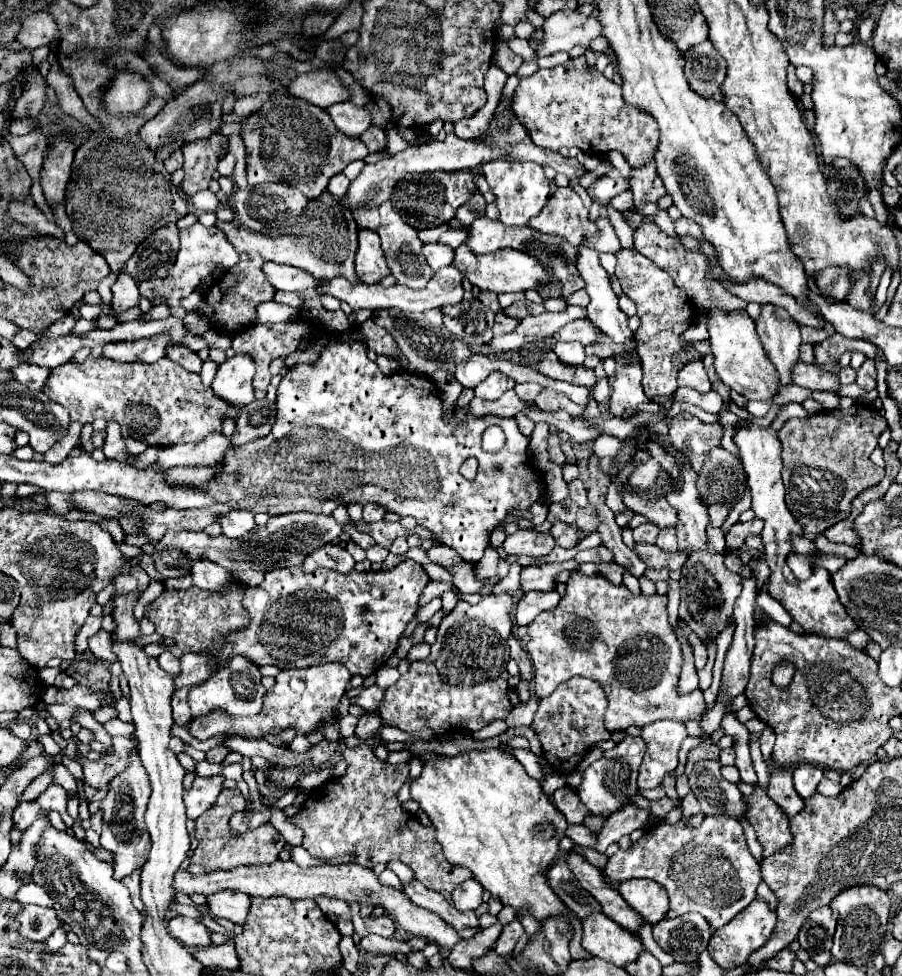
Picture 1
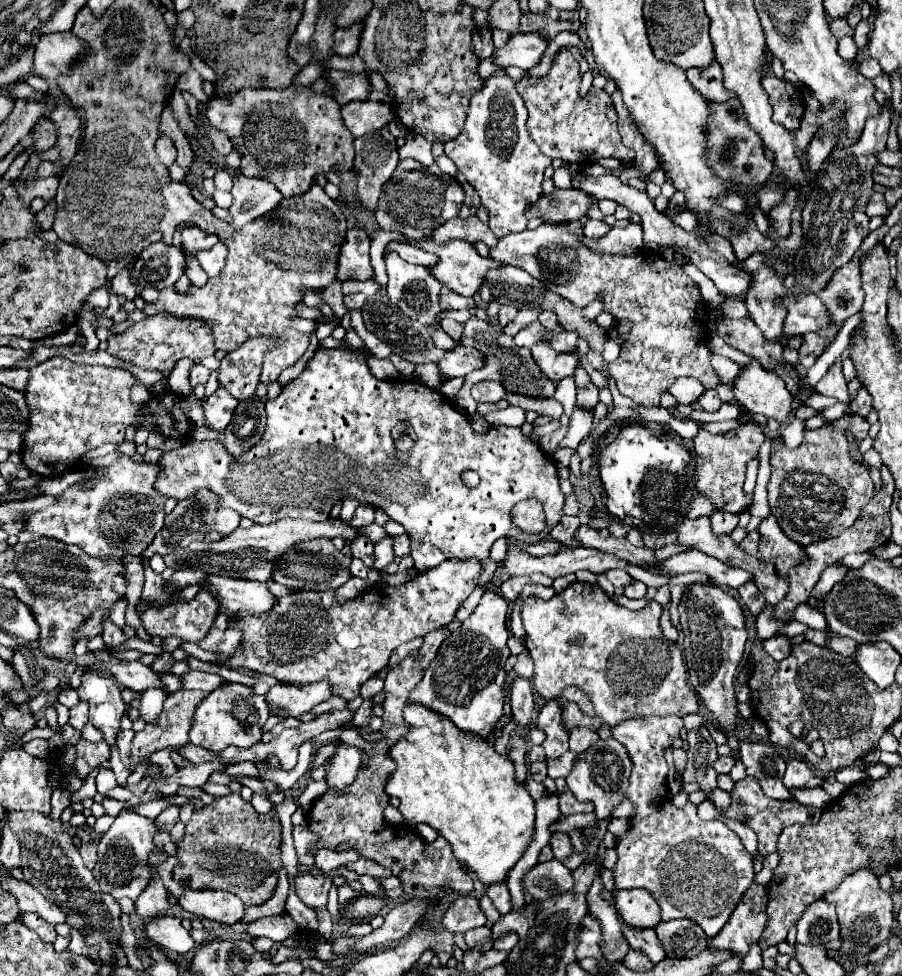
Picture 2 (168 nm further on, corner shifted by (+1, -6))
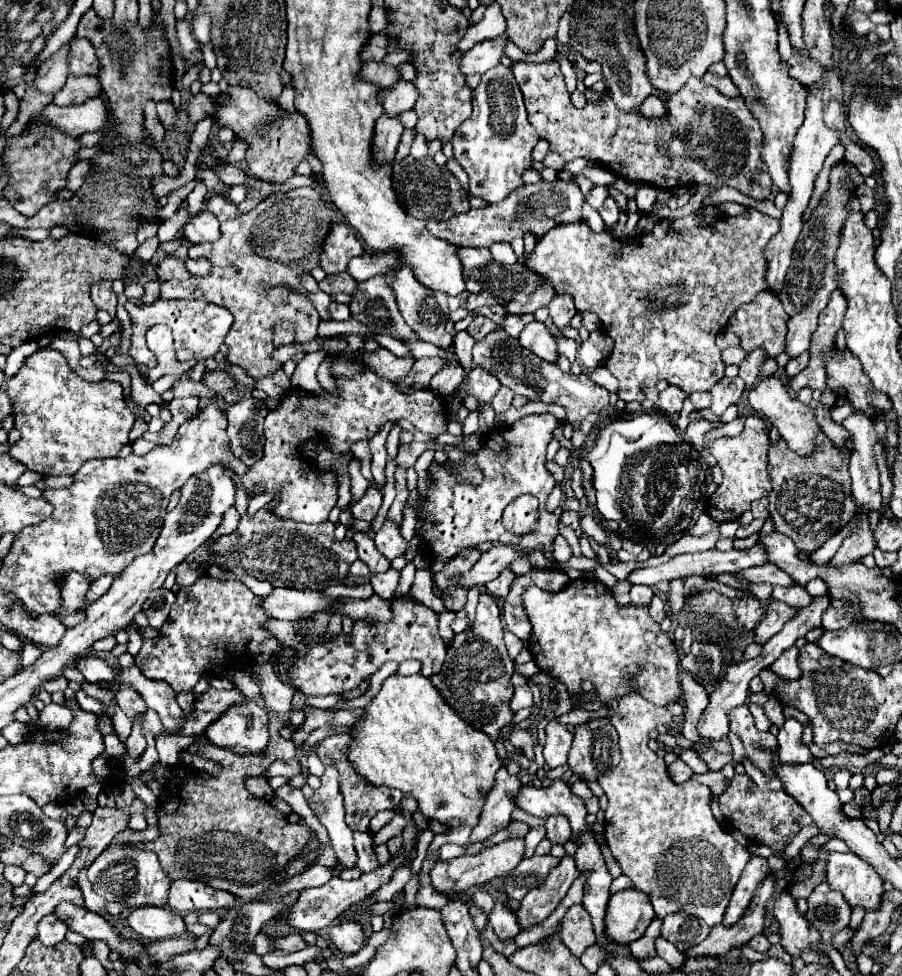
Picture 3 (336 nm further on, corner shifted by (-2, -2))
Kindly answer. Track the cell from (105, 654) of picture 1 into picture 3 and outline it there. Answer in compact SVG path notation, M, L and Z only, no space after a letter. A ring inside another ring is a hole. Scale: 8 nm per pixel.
M137 666L121 668L119 672L121 672L121 680L125 680L125 684L135 688L139 696L147 702L147 708L159 714L165 730L169 734L177 732L177 728L183 724L185 714L175 700L173 688L169 688L169 684L165 684L163 680L149 680Z

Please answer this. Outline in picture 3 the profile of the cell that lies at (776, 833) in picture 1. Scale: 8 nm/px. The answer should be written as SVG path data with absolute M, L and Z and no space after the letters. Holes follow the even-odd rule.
M735 774L731 786L717 798L717 804L733 828L743 832L751 842L769 846L773 852L781 852L801 826L813 822L801 804L797 804L785 790L763 792L747 774Z

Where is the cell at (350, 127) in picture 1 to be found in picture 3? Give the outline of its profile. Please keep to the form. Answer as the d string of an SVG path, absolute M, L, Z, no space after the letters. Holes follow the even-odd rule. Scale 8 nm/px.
M399 80L389 90L379 92L379 100L383 102L383 112L387 116L399 116L405 110L411 110L417 100L417 90L411 82Z

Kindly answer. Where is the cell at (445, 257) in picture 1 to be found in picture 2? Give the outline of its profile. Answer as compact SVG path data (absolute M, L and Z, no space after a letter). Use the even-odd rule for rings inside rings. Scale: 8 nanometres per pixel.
M390 242L384 252L396 252L398 256L402 256L402 260L406 260L410 264L420 264L420 266L430 266L436 260L434 254L430 254L430 252L426 254L420 248L414 248L406 242Z

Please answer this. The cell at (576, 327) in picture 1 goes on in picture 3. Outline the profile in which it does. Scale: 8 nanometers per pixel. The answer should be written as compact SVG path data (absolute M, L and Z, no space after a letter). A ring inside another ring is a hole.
M507 314L505 322L499 328L505 330L505 332L509 332L511 336L519 336L521 328L525 328L525 324L529 324L529 322L533 322L533 314L521 314L521 316Z

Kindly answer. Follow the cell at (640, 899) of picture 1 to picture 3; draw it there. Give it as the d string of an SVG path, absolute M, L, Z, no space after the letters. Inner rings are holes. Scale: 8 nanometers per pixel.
M627 888L611 894L607 904L607 936L619 944L631 944L641 938L645 928L655 918L653 906L649 904L649 896L637 888Z

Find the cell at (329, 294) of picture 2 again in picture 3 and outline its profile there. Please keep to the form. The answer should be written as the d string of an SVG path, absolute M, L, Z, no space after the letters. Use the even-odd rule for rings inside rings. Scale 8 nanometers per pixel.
M331 302L331 320L349 320L351 318L351 312L349 312L349 306L347 304L339 304L339 302Z

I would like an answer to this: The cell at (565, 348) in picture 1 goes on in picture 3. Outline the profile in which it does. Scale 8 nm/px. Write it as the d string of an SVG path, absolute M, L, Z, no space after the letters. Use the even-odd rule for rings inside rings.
M557 294L557 296L549 302L547 308L549 308L549 316L551 316L551 320L553 320L553 324L555 324L557 328L569 328L573 316L577 314L571 296L559 296L559 294Z

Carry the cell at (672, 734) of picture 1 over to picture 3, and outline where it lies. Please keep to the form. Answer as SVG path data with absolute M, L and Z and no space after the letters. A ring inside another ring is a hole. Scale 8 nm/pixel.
M631 694L619 700L611 724L619 732L621 762L617 768L609 770L597 780L609 798L609 806L605 810L605 842L621 864L623 874L631 878L635 888L649 894L657 918L665 918L667 914L675 912L691 912L709 926L717 926L723 920L733 888L737 886L751 852L713 818L709 810L709 788L691 780L675 784L667 774L665 760L647 746L649 732L653 732L659 724L671 724L673 720L675 716L667 708L645 702L639 694Z

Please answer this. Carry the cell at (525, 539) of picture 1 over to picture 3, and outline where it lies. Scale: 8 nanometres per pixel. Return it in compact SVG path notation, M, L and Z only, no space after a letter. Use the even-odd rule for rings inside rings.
M561 534L553 540L551 552L553 552L553 560L555 560L555 562L567 562L567 560L571 558L571 548L569 548L569 544L563 540Z

